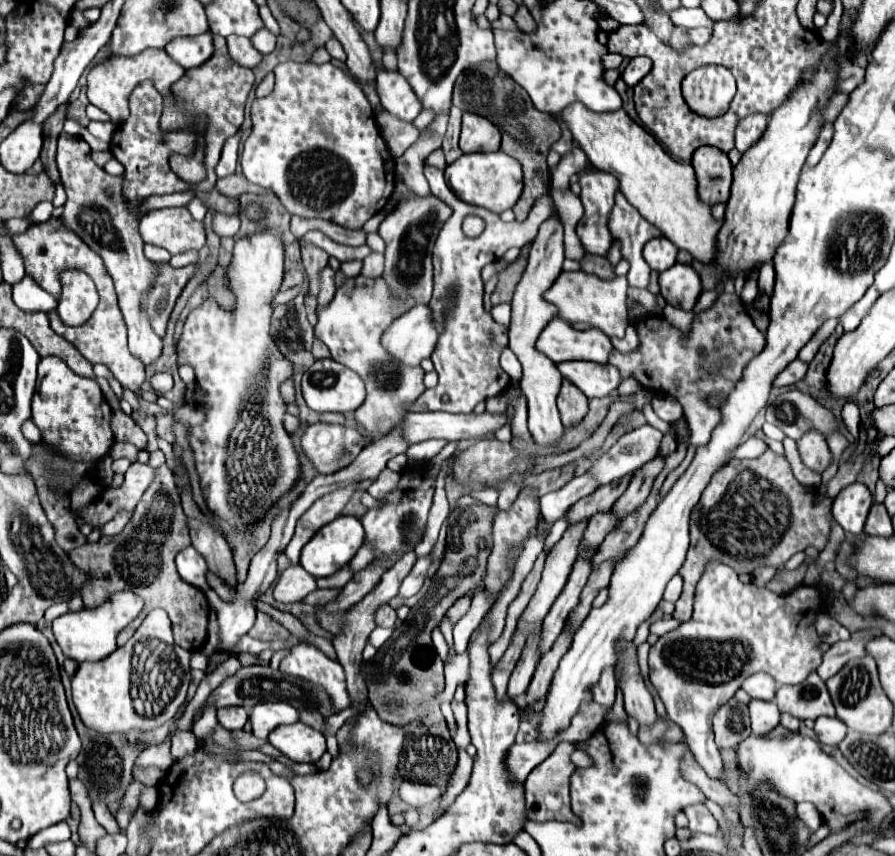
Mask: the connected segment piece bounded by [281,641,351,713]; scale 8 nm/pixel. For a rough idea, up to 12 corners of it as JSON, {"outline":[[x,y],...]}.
{"outline":[[305,641],[289,643],[283,673],[323,687],[335,713],[351,707],[345,671]]}

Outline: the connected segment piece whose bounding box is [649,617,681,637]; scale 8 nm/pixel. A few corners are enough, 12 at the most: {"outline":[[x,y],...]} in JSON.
{"outline":[[669,617],[652,624],[650,633],[661,635],[676,629],[681,621]]}

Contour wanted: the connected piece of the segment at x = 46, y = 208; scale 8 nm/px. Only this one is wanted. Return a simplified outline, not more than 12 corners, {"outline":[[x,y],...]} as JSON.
{"outline":[[43,201],[25,217],[29,225],[51,217],[53,205]]}

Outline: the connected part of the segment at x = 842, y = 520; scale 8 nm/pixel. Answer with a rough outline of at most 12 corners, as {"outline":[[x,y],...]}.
{"outline":[[863,483],[847,485],[833,501],[835,521],[863,533],[873,495]]}

